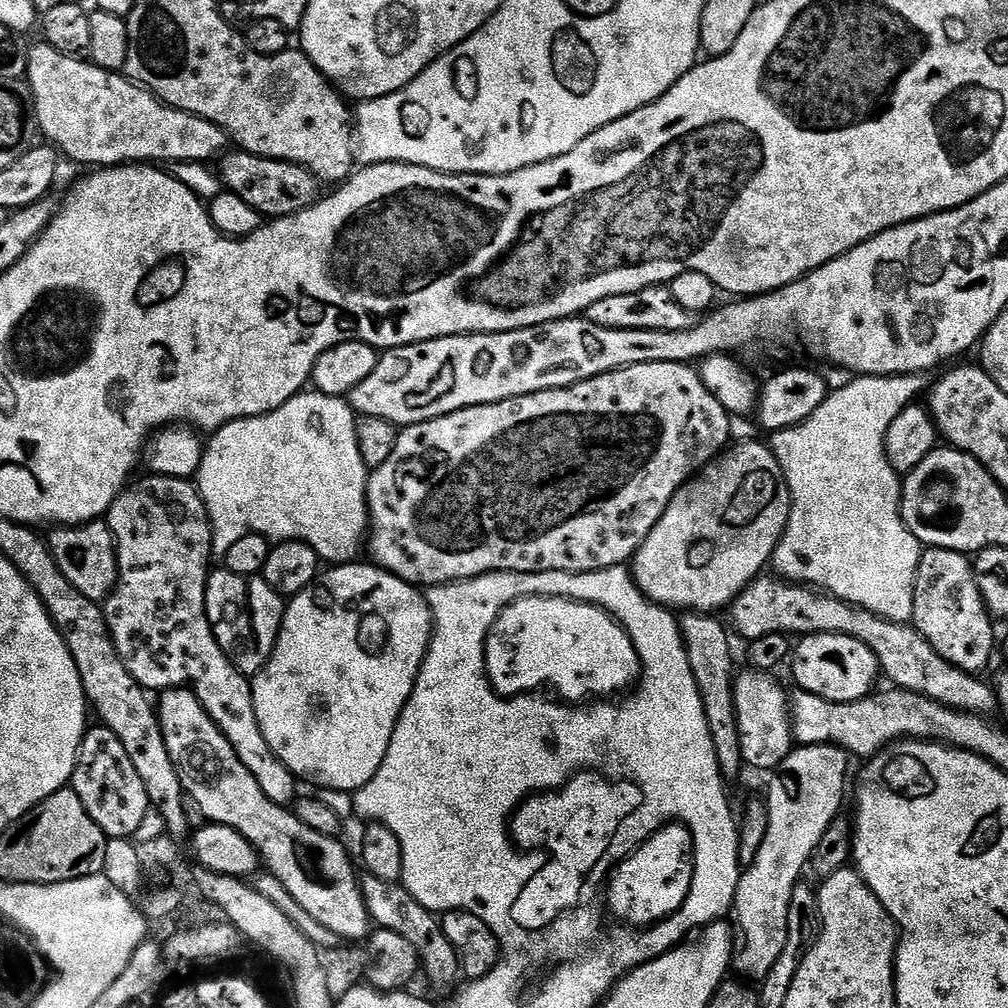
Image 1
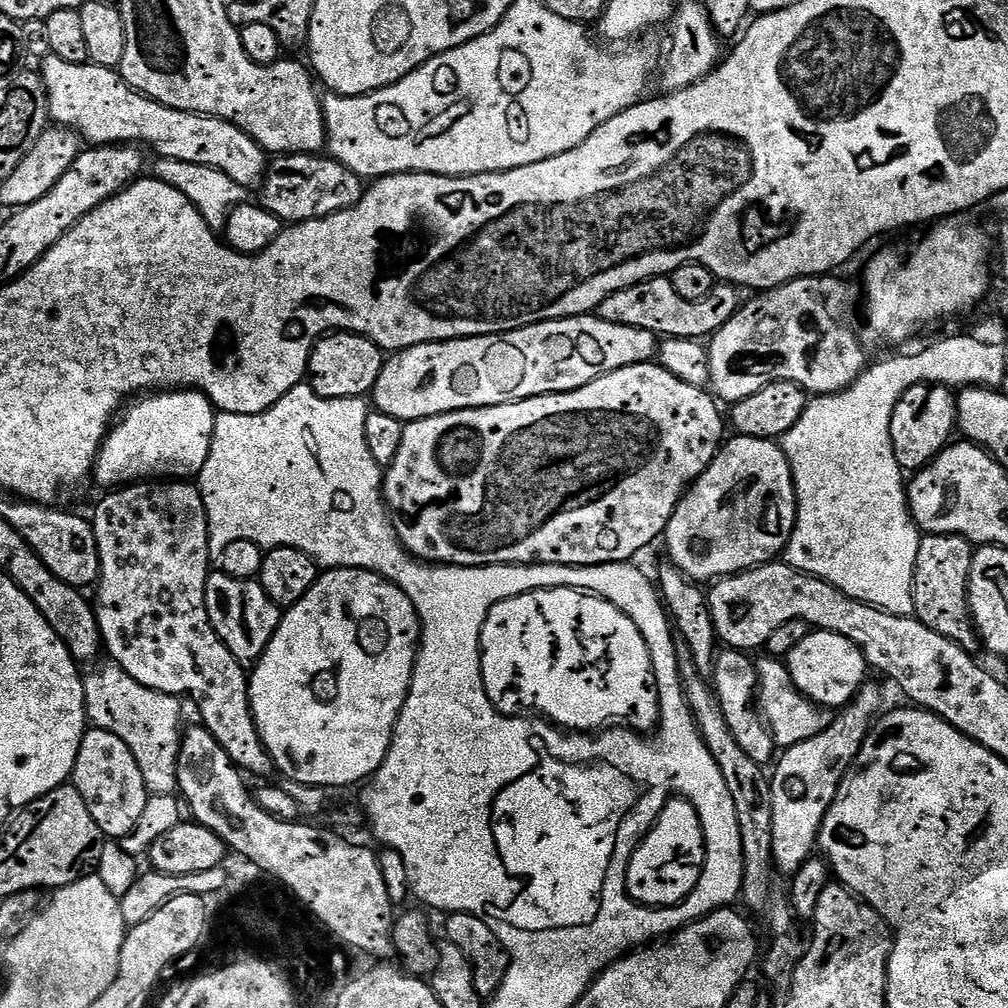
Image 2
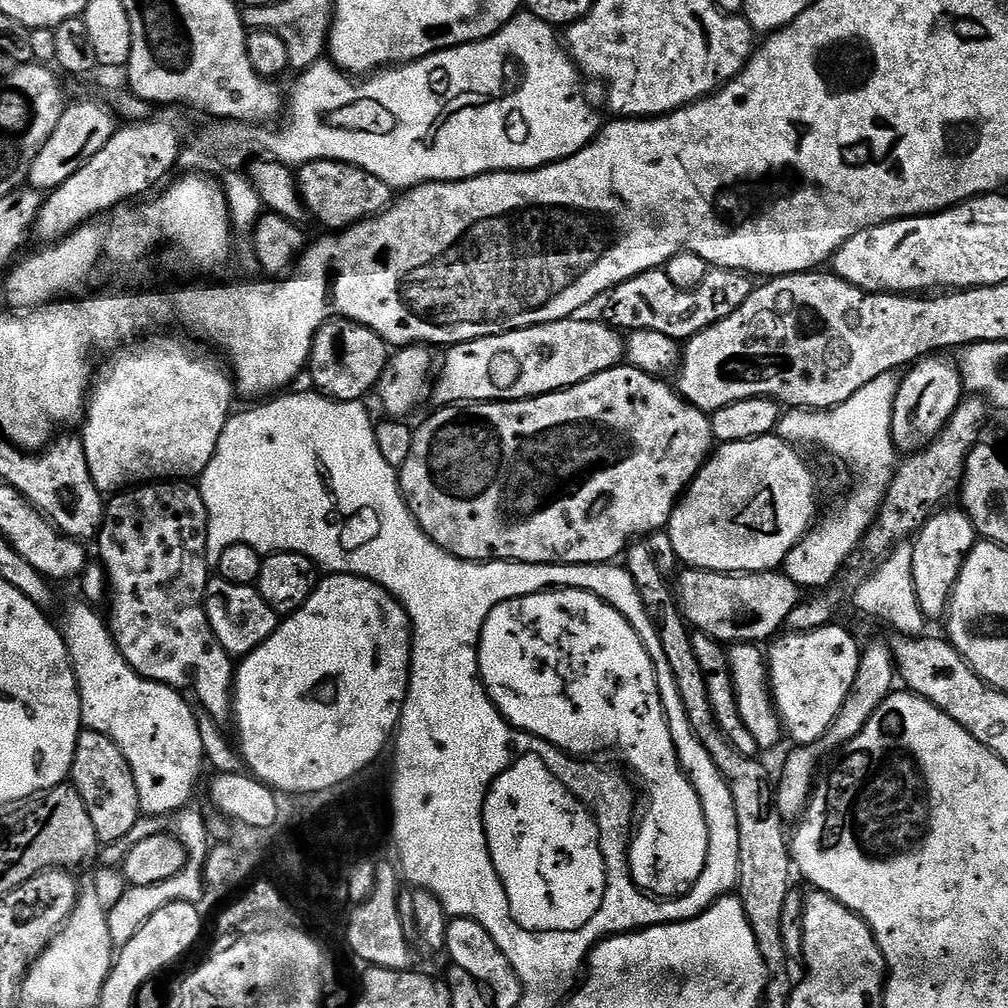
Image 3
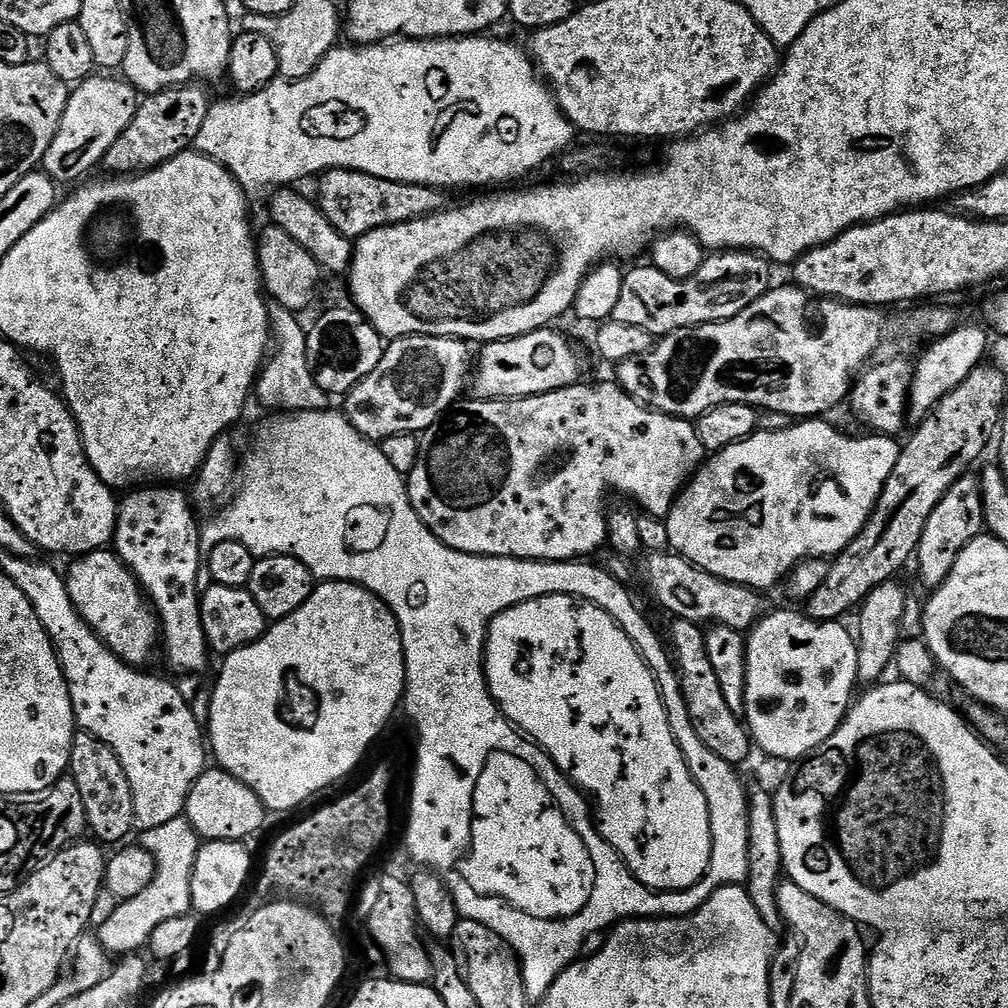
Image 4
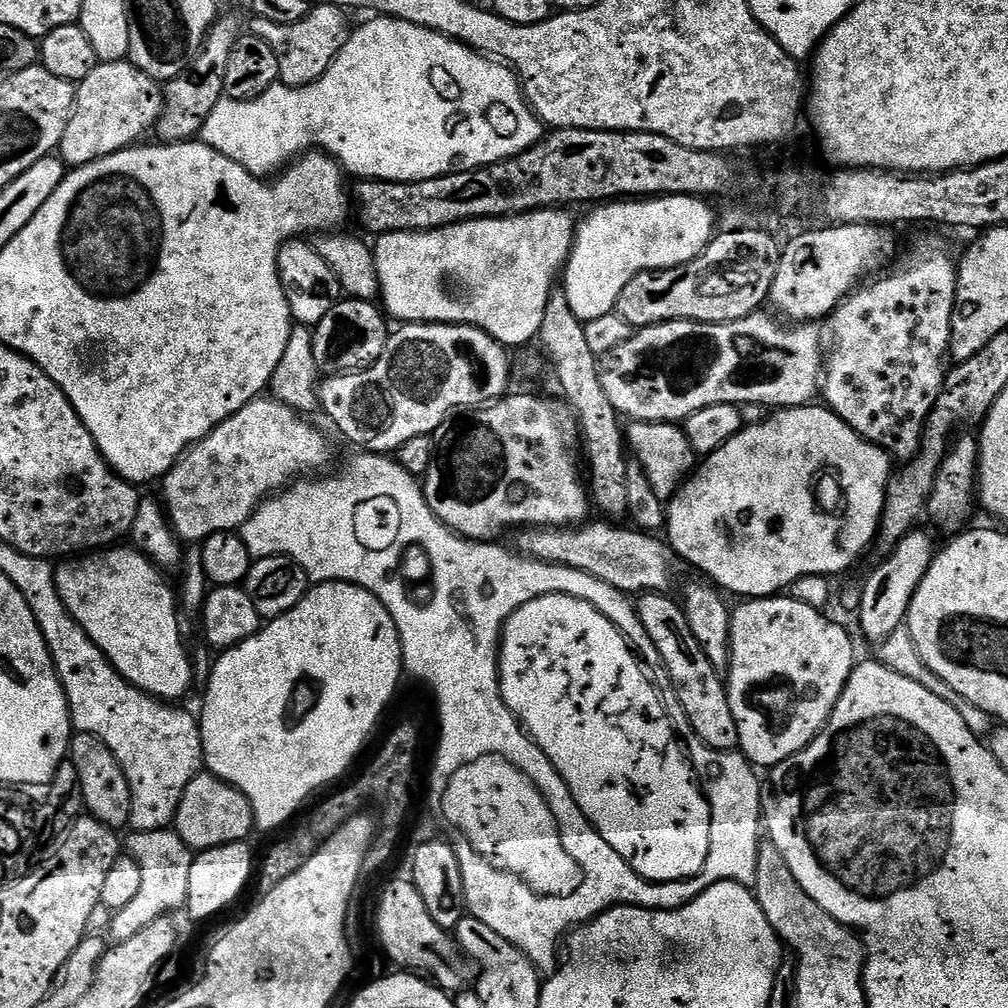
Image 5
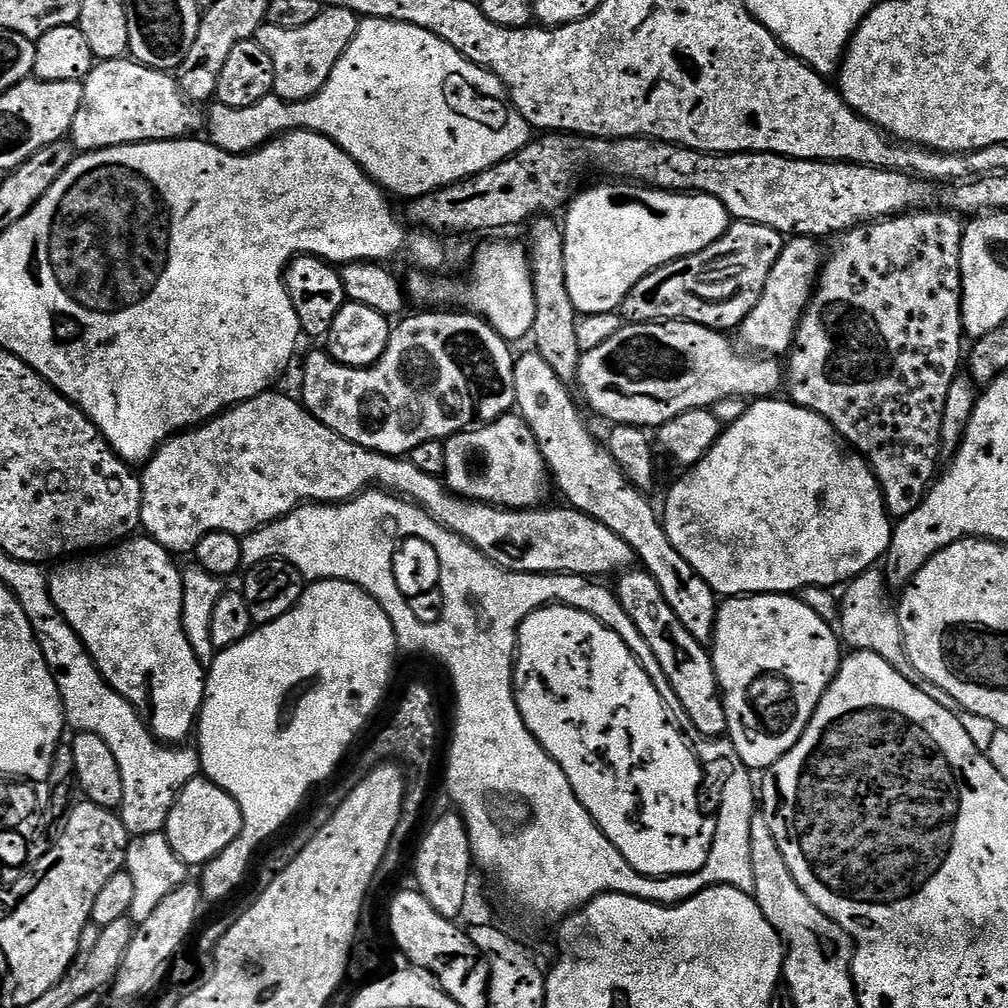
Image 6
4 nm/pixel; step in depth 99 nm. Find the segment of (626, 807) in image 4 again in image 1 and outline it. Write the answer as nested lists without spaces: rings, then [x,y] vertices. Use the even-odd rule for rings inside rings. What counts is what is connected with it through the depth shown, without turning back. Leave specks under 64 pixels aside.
[[[550,596],[547,597],[546,604],[548,604],[548,608],[540,608],[537,610],[537,612],[524,612],[524,606],[526,606],[524,600],[516,600],[511,604],[510,606],[506,606],[503,608],[502,611],[500,611],[500,617],[498,617],[497,620],[495,620],[492,624],[492,628],[488,632],[488,641],[485,642],[484,644],[484,657],[486,658],[486,666],[488,667],[488,680],[489,682],[492,683],[492,689],[497,692],[500,696],[522,696],[525,694],[532,694],[535,693],[537,690],[544,690],[540,688],[548,687],[548,688],[553,688],[555,695],[559,697],[561,701],[564,702],[571,702],[571,703],[579,703],[579,702],[586,702],[589,700],[596,700],[599,698],[608,698],[611,696],[608,696],[610,694],[614,694],[626,687],[628,687],[631,683],[632,685],[639,679],[639,674],[641,672],[641,666],[640,666],[640,657],[638,656],[636,652],[636,648],[633,646],[632,639],[629,638],[629,634],[613,617],[604,609],[599,608],[598,606],[594,606],[593,604],[583,604],[580,600],[567,600],[565,596]],[[669,826],[655,832],[650,839],[641,844],[626,861],[628,867],[628,888],[609,887],[606,892],[606,908],[612,912],[617,921],[627,922],[632,926],[647,926],[655,924],[657,920],[663,920],[683,906],[684,899],[692,885],[692,876],[696,873],[696,861],[694,859],[694,845],[692,832],[687,826]]]

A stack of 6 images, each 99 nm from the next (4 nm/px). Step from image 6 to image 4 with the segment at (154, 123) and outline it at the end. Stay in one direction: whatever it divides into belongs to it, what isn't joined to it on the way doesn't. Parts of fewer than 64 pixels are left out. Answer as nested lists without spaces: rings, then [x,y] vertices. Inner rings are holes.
[[[93,74],[71,89],[68,105],[62,114],[62,122],[60,123],[58,134],[54,134],[54,142],[50,142],[50,150],[46,150],[44,155],[42,171],[51,180],[55,180],[61,185],[68,184],[71,180],[76,180],[75,182],[83,181],[87,177],[84,175],[95,164],[99,165],[103,161],[106,150],[110,150],[110,146],[114,146],[114,142],[118,142],[118,138],[122,138],[126,126],[130,126],[130,122],[136,117],[138,107],[136,89],[127,80],[123,78],[115,80],[112,76],[115,75]]]

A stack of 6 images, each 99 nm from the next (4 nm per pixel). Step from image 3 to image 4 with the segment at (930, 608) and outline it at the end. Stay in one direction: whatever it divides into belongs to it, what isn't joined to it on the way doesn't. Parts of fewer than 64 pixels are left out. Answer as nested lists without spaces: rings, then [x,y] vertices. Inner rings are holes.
[[[976,474],[960,476],[950,490],[934,506],[934,514],[926,521],[926,530],[922,530],[920,544],[916,547],[914,568],[920,571],[920,580],[928,587],[935,590],[946,582],[950,576],[950,570],[954,570],[954,562],[958,562],[958,554],[974,538],[978,538],[984,531],[984,503],[980,493],[980,477]]]

